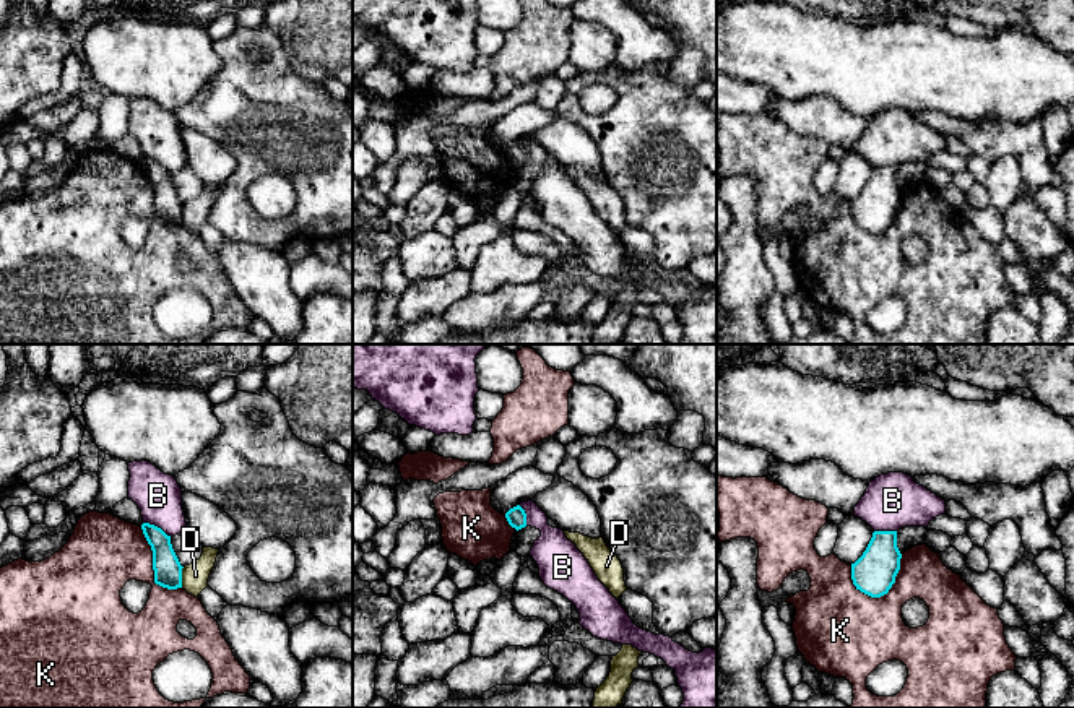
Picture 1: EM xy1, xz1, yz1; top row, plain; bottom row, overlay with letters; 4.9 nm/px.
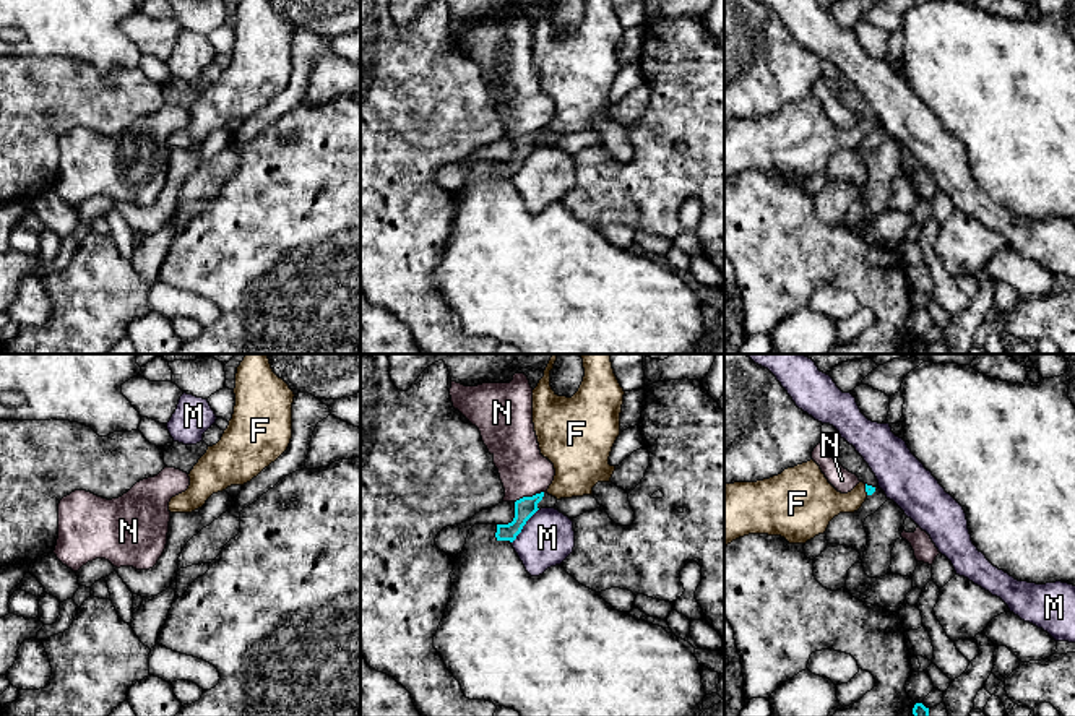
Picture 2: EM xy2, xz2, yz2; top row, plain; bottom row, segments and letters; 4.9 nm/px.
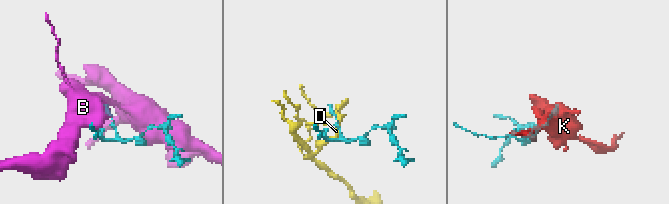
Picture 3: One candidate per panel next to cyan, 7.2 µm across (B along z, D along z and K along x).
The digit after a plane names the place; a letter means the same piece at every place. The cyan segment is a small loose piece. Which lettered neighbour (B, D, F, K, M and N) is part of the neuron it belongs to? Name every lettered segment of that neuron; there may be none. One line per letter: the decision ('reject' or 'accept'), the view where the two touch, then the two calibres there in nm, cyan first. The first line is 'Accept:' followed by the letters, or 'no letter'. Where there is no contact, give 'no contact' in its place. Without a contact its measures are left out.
Accept: F
B: reject | xy1 | 140/220 nm
D: reject | xy1 | 140/130 nm
F: accept | yz2 | 50/220 nm
K: reject | yz1 | 220/380 nm
M: reject | xz2 | 100/260 nm
N: reject | xz2 | 100/240 nm

